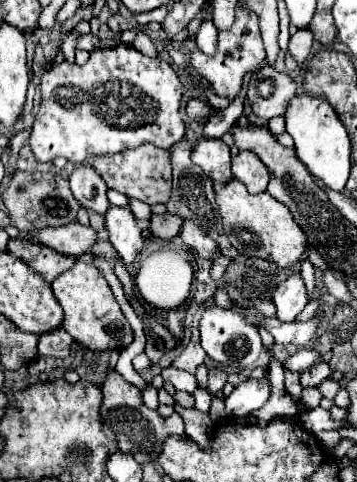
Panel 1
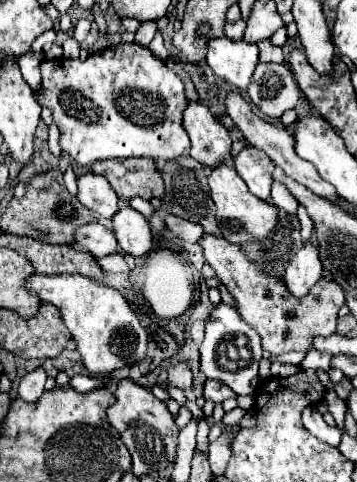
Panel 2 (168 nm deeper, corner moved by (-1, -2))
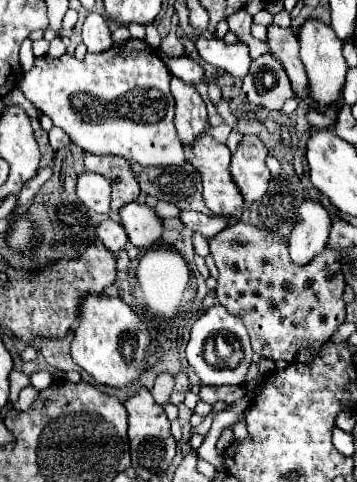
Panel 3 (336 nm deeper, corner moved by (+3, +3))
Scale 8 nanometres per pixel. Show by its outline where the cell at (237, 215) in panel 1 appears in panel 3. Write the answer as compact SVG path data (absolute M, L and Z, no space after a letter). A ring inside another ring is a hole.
M203 133L203 137L199 137L199 141L193 145L193 165L197 167L201 179L203 179L203 199L205 199L205 205L213 211L213 215L217 217L225 217L229 221L239 221L243 217L243 207L245 207L245 201L243 201L243 195L239 191L239 187L235 185L233 177L231 177L231 171L229 171L229 159L231 159L231 153L227 149L227 145L221 145L217 143L209 133Z

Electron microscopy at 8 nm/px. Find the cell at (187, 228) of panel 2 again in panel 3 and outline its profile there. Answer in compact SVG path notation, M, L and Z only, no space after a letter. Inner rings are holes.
M181 211L179 219L191 233L201 233L207 239L217 235L219 231L223 231L229 225L229 221L223 217L207 217L207 215L195 213L195 211Z

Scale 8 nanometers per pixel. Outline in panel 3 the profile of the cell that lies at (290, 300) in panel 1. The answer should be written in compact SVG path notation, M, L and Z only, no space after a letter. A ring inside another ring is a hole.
M303 201L299 207L299 221L289 237L289 257L295 265L307 265L325 249L327 233L331 229L329 213L315 201Z

